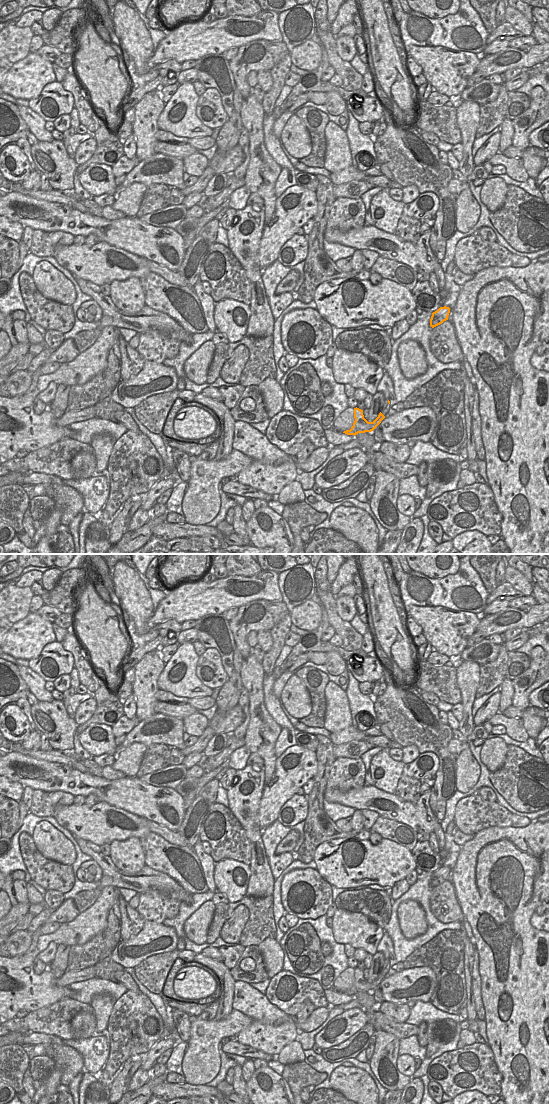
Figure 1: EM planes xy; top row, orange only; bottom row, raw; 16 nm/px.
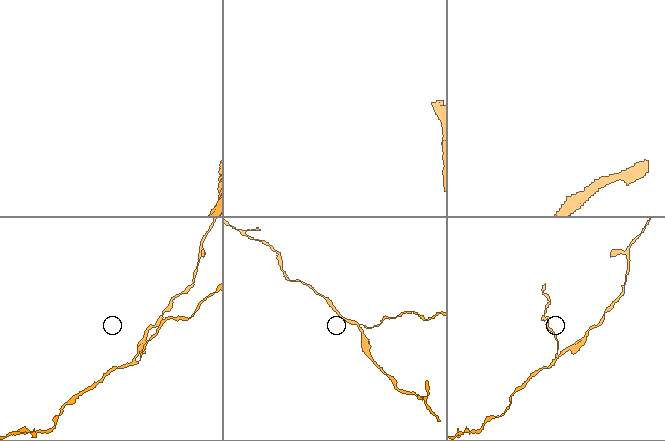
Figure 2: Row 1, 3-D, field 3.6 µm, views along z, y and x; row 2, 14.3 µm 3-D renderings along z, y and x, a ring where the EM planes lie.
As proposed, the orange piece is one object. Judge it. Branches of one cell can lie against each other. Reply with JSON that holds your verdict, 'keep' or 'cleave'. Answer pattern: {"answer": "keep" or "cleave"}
{"answer": "keep"}

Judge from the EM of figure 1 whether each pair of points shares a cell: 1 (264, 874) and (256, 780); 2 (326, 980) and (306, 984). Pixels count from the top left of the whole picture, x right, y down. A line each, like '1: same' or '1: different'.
1: same
2: different

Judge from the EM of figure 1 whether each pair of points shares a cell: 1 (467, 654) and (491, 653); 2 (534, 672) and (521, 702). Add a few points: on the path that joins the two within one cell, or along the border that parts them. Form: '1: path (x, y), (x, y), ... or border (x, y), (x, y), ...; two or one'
1: path (473, 654), (485, 655); one
2: path (531, 679), (521, 692), (521, 695); one

